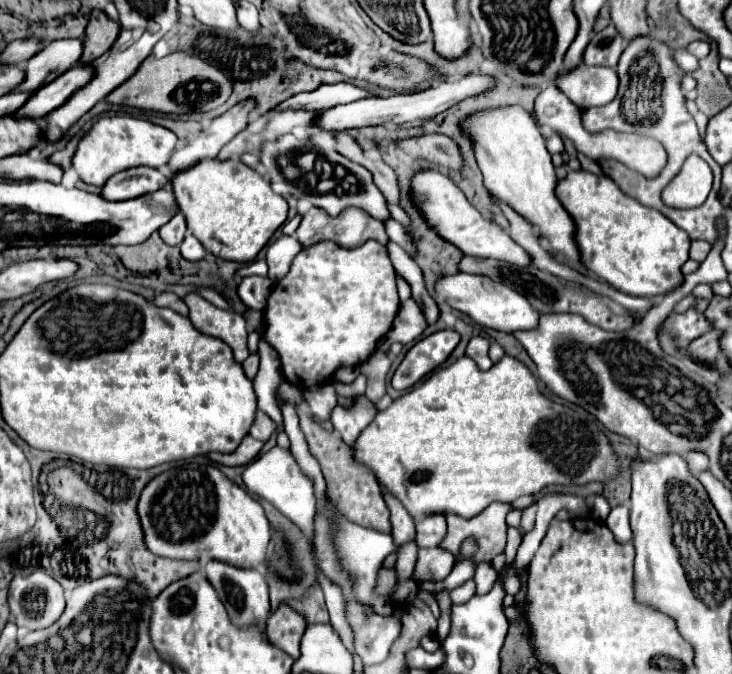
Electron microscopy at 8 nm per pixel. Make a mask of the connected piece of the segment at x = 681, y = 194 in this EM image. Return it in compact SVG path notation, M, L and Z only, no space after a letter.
M690 155L676 179L662 191L662 201L668 207L676 209L692 209L700 207L712 189L710 167L700 161L700 157Z

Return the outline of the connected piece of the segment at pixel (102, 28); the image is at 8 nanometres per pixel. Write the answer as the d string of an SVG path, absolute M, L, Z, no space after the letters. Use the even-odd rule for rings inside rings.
M94 9L90 15L90 23L86 27L86 37L84 37L84 53L82 53L82 63L92 63L100 55L104 55L112 43L116 41L120 31L120 25L110 19L104 11Z

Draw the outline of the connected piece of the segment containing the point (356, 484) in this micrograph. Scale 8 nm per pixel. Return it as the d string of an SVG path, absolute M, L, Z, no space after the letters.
M300 403L296 407L296 411L300 417L300 427L310 445L310 453L318 459L318 463L322 467L322 473L324 473L324 479L328 485L328 495L332 497L332 501L336 503L340 513L356 525L376 529L376 531L390 531L390 511L382 499L380 487L378 487L372 471L368 471L368 467L364 467L362 463L358 463L352 457L352 447L348 447L336 433L328 433L320 423L316 423L312 419L306 403Z

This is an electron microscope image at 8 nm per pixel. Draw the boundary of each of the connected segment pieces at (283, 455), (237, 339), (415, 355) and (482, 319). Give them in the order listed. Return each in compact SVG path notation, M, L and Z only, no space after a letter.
M272 447L270 451L258 455L242 473L242 479L250 493L270 501L282 515L286 515L290 521L294 521L306 537L312 541L314 537L314 513L316 513L316 495L314 495L314 483L308 479L308 475L298 467L296 459L292 457L290 449Z
M188 293L184 297L184 303L190 309L188 319L192 321L192 325L200 333L224 341L234 351L234 359L238 363L242 363L250 355L246 347L246 319L242 315L232 309L218 309L196 293Z
M436 331L424 339L420 339L404 357L404 361L398 365L392 377L392 387L396 391L410 389L414 383L418 383L422 377L426 377L430 371L434 371L438 365L442 365L454 347L458 345L460 335L456 331Z
M472 273L444 275L436 281L434 289L436 289L436 295L442 301L446 301L452 309L458 309L458 311L466 313L474 323L478 323L482 327L484 325L512 325L512 327L490 327L490 329L506 331L506 333L538 327L540 313L536 313L532 309L528 299L524 299L524 295L520 295L518 291L512 291L510 287L504 287L502 283L496 283L496 281L492 281L484 275L472 275Z

